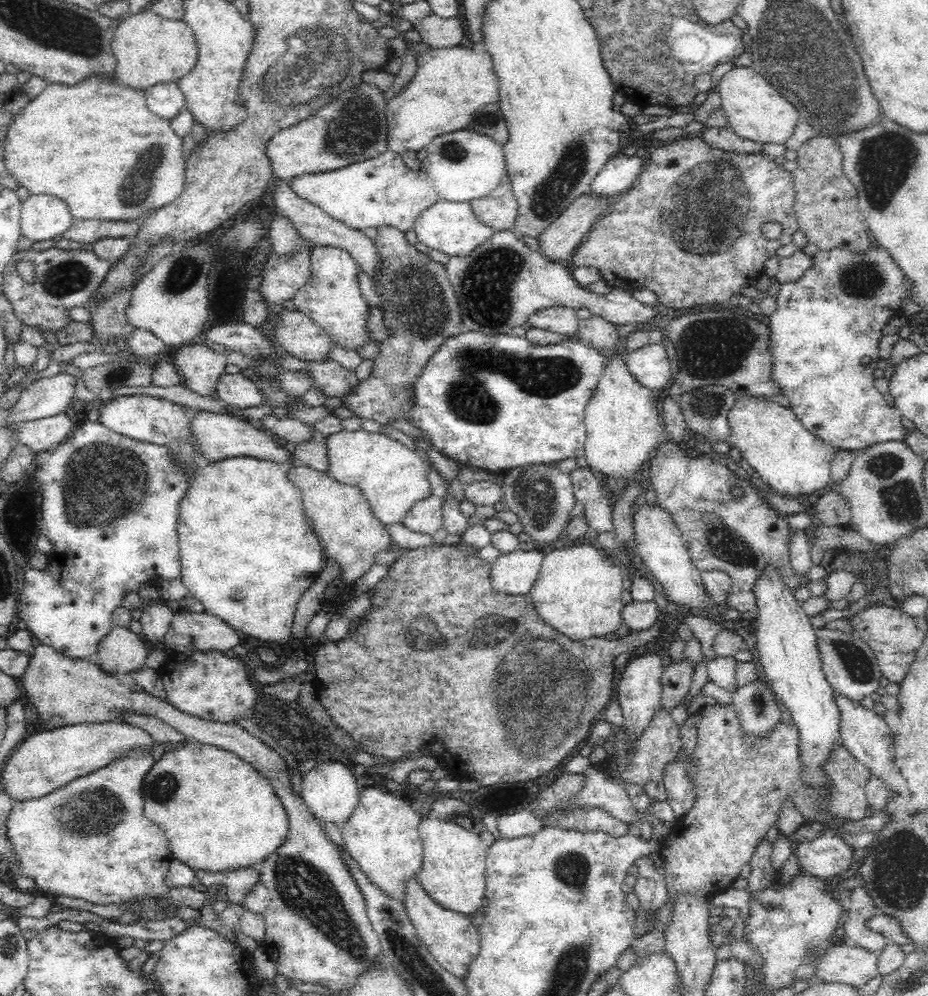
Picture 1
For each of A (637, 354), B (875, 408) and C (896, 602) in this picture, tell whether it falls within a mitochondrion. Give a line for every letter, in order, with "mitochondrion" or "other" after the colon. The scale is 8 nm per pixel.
A: other
B: other
C: other

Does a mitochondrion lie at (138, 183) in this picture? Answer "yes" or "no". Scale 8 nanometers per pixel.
yes

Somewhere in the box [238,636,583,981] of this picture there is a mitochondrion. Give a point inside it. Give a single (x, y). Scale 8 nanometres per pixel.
(305, 890)

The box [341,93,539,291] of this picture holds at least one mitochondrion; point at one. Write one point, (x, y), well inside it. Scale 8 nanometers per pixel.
(453, 151)

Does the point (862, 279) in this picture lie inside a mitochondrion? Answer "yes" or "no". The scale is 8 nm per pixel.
yes

